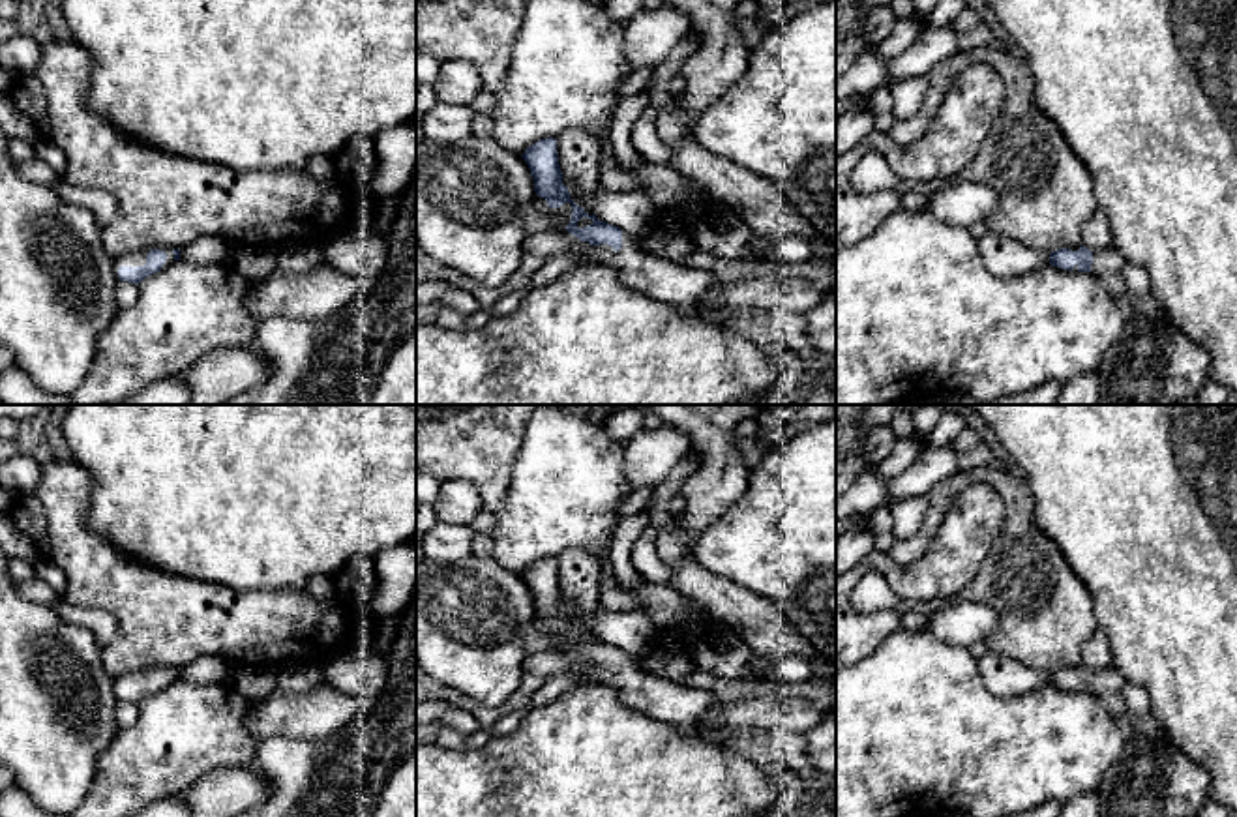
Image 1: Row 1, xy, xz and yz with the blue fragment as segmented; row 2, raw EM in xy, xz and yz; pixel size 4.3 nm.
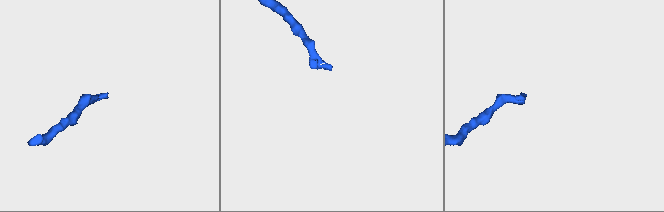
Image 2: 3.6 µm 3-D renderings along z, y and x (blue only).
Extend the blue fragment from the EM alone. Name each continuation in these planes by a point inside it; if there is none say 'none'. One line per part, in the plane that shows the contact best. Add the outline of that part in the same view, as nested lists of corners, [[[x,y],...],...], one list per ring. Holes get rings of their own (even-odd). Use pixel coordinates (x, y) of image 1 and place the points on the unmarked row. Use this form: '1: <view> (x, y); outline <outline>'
1: xy (132, 679); outline [[[144,667],[144,669],[129,671],[129,673],[124,673],[124,675],[120,675],[120,676],[116,676],[116,678],[112,680],[112,691],[114,691],[116,699],[120,701],[120,697],[118,697],[118,688],[120,688],[120,686],[131,686],[131,688],[135,688],[135,686],[144,686],[148,673],[150,673],[150,667]]]

